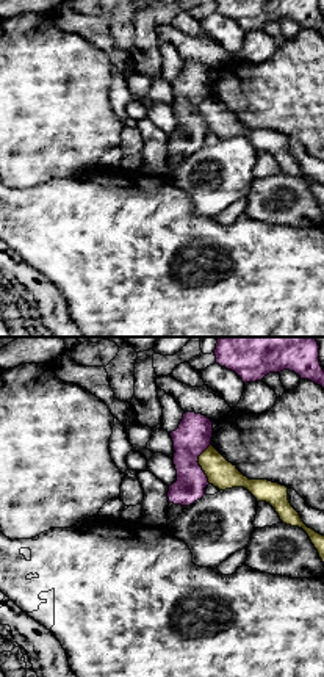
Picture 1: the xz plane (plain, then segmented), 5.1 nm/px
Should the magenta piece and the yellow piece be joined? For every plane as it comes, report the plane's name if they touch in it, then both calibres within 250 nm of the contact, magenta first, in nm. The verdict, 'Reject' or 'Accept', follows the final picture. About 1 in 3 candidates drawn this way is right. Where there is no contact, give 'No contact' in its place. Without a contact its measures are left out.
Touches magenta in xz. Thickness 190 nm (magenta) against 150 nm

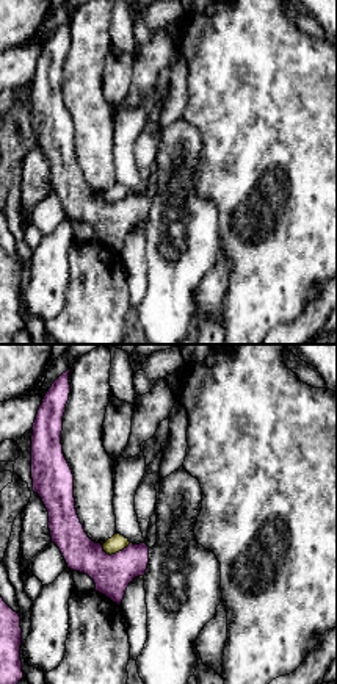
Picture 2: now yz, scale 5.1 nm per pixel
Touches magenta in yz. Thickness 200 nm (magenta) against 90 nm

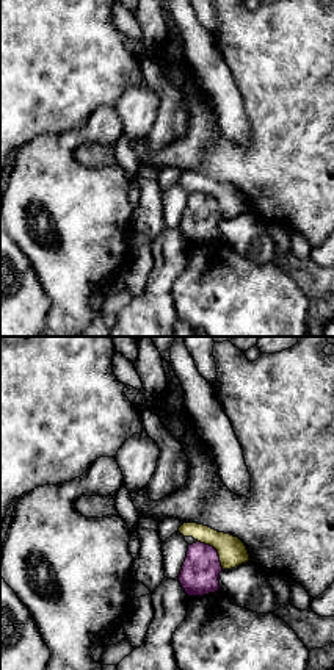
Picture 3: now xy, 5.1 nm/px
Touches magenta in xy. Thickness 200 nm (magenta) against 140 nm

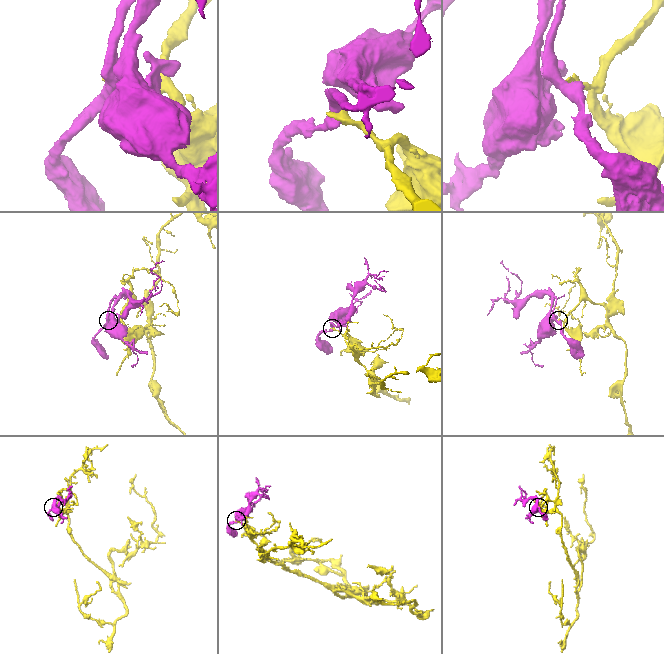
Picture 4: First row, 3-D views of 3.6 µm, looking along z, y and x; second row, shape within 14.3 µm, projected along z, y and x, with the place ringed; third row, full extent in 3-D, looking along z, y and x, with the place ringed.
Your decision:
Reject

